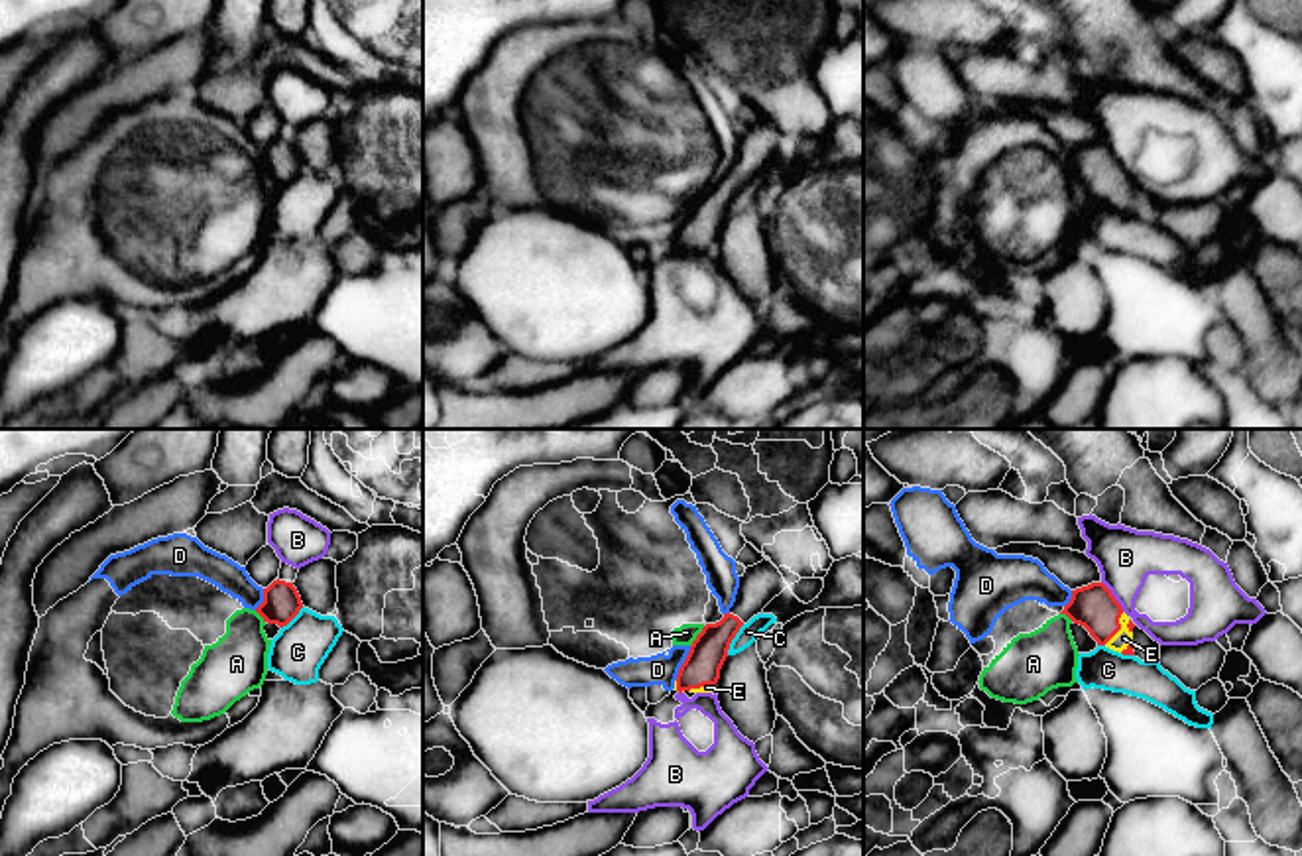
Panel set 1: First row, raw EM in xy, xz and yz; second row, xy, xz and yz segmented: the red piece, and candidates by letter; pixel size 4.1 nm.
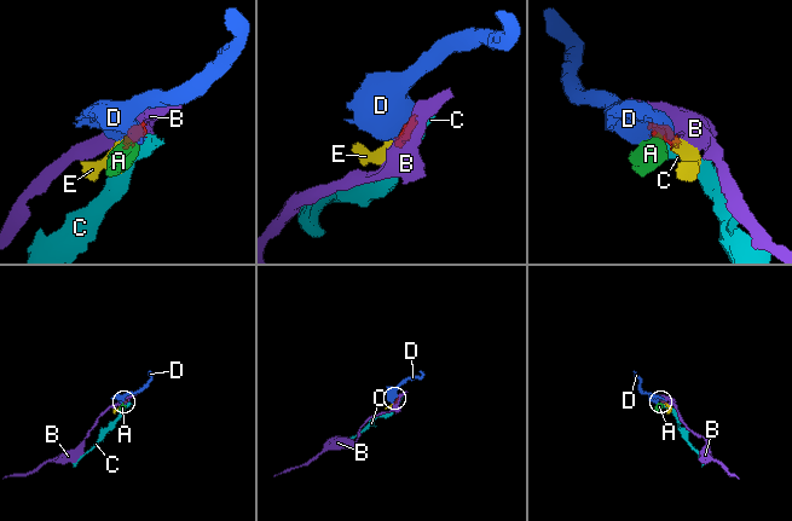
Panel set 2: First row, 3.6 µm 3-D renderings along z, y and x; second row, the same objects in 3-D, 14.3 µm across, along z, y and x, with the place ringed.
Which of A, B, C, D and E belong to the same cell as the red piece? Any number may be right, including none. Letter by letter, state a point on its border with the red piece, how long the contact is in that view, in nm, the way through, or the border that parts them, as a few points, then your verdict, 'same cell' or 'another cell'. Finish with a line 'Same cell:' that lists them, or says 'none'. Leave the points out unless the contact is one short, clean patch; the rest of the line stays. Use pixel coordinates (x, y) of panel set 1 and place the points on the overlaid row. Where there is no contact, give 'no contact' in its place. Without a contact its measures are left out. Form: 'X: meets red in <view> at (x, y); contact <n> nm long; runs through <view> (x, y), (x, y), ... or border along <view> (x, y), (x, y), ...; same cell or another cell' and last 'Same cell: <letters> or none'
A: meets red in xz at (697, 636); contact 110 nm long; border along xz (705, 626), (691, 646); another cell
B: meets red in yz at (1114, 597); contact 160 nm long; border along yz (1102, 581), (1124, 611); another cell
C: meets red in xz at (732, 638); contact 150 nm long; border along xz (744, 624), (726, 654); another cell
D: meets red in xz at (683, 664); contact 160 nm long; border along xz (691, 646), (675, 679); another cell
E: meets red in yz at (1120, 628); contact 160 nm long; runs through yz (1094, 607), (1120, 628), (1124, 638); same cell
Same cell: E

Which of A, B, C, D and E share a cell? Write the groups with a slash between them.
A D / B / C / E

